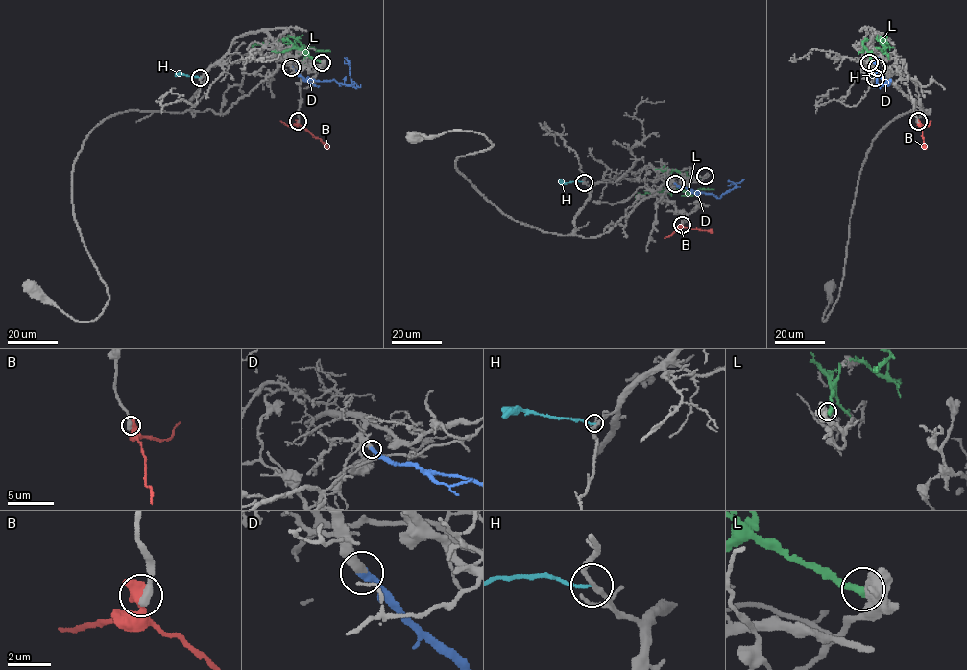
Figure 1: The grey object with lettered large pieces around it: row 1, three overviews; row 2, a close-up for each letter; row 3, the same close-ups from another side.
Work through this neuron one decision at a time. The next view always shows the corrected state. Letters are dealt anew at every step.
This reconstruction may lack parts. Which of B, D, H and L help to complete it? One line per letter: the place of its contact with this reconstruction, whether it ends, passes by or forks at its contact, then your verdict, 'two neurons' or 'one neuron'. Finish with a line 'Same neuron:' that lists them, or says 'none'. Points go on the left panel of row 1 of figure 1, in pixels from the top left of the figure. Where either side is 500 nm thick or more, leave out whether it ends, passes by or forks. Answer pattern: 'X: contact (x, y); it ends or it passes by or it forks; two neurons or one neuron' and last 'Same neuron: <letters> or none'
B: contact (298, 121); two neurons
D: contact (291, 67); it ends; one neuron
H: contact (200, 78); it ends; two neurons
L: contact (322, 62); it ends; two neurons
Same neuron: D

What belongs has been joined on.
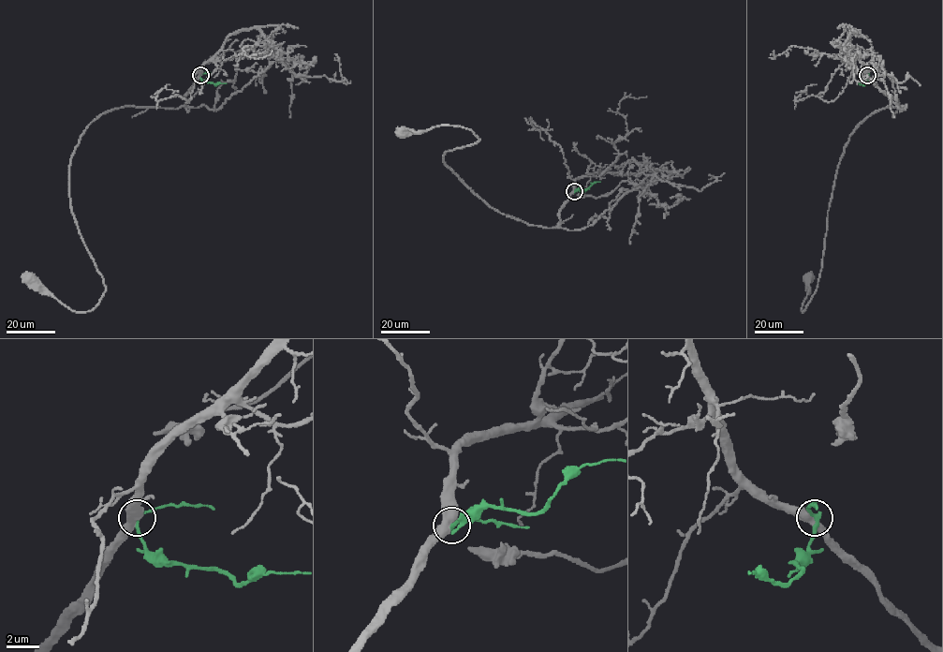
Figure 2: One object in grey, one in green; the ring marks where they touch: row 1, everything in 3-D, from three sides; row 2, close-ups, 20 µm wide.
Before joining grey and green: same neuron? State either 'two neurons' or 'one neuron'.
two neurons

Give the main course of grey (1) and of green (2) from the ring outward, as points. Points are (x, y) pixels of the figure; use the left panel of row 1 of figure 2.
1: (199, 75), (181, 107), (108, 111), (76, 148), (70, 202), (106, 288), (98, 303), (72, 311), (29, 277)
2: (199, 75), (202, 80), (215, 84), (227, 82)

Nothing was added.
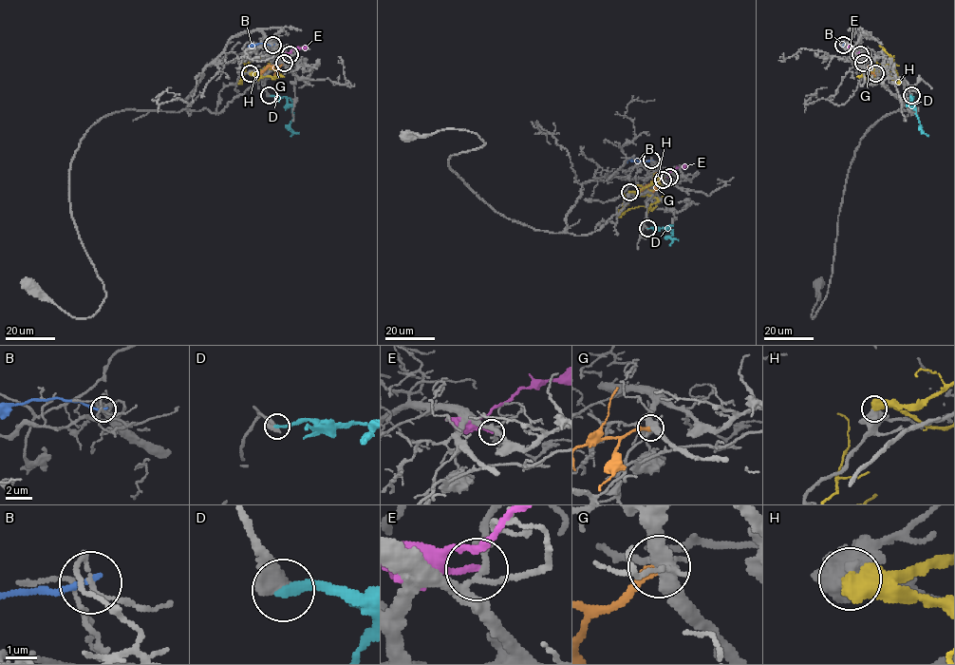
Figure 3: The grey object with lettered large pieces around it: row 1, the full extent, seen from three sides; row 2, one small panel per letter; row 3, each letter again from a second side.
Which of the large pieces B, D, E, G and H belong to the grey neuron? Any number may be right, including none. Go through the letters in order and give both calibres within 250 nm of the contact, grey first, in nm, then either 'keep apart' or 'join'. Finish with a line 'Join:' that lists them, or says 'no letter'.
B: calibres 110 and 190 nm; keep apart
D: calibres 600 and 320 nm; keep apart
E: calibres 170 and 200 nm; keep apart
G: calibres 400 and 320 nm; keep apart
H: calibres 650 and 700 nm; keep apart
Join: no letter

